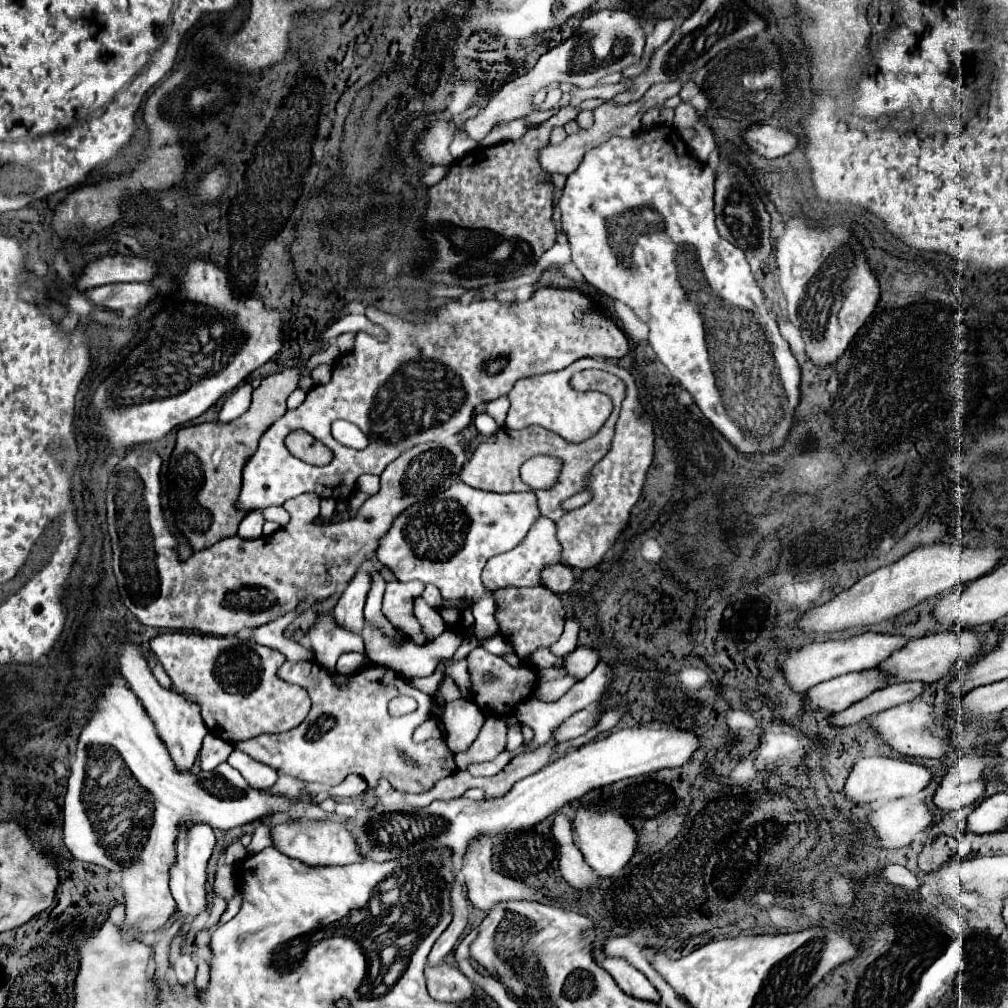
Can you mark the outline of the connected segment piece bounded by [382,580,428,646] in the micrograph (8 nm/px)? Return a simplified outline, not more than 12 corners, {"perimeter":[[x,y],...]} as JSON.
{"perimeter":[[388,582],[382,610],[394,628],[422,646],[414,598],[424,584]]}

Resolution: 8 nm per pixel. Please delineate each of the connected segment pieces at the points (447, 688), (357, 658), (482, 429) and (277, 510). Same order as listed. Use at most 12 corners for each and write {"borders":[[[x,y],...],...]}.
{"borders":[[[444,678],[442,696],[446,702],[460,698],[452,680]],[[355,652],[343,654],[335,671],[353,673],[365,660]],[[488,413],[475,416],[474,425],[485,436],[500,428]],[[283,506],[262,510],[266,521],[285,526],[289,513]]]}

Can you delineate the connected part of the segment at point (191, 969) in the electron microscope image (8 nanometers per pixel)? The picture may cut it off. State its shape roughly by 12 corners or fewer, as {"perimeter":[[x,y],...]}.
{"perimeter":[[189,955],[171,962],[178,982],[194,982],[197,965]]}

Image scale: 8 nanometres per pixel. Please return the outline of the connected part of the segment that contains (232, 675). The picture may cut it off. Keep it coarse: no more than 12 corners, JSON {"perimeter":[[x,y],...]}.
{"perimeter":[[158,634],[150,650],[228,742],[296,728],[308,692],[252,640]]}

